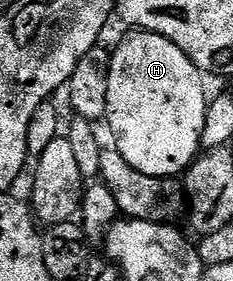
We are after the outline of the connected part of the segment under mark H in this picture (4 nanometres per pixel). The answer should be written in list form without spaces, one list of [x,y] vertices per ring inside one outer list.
[[[144,31],[130,32],[130,37],[122,43],[116,50],[112,50],[109,58],[109,78],[107,79],[107,122],[109,121],[109,129],[113,132],[115,140],[115,148],[121,152],[123,159],[127,159],[127,163],[131,163],[131,167],[135,167],[135,171],[143,171],[143,175],[155,175],[156,177],[176,178],[178,175],[184,174],[185,170],[197,160],[201,146],[201,136],[203,135],[204,117],[207,106],[207,96],[205,97],[205,85],[203,74],[200,69],[195,67],[195,63],[191,63],[191,59],[183,51],[179,51],[179,47],[175,47],[175,43],[171,43],[167,39],[163,39],[163,35],[158,33],[146,33]]]

